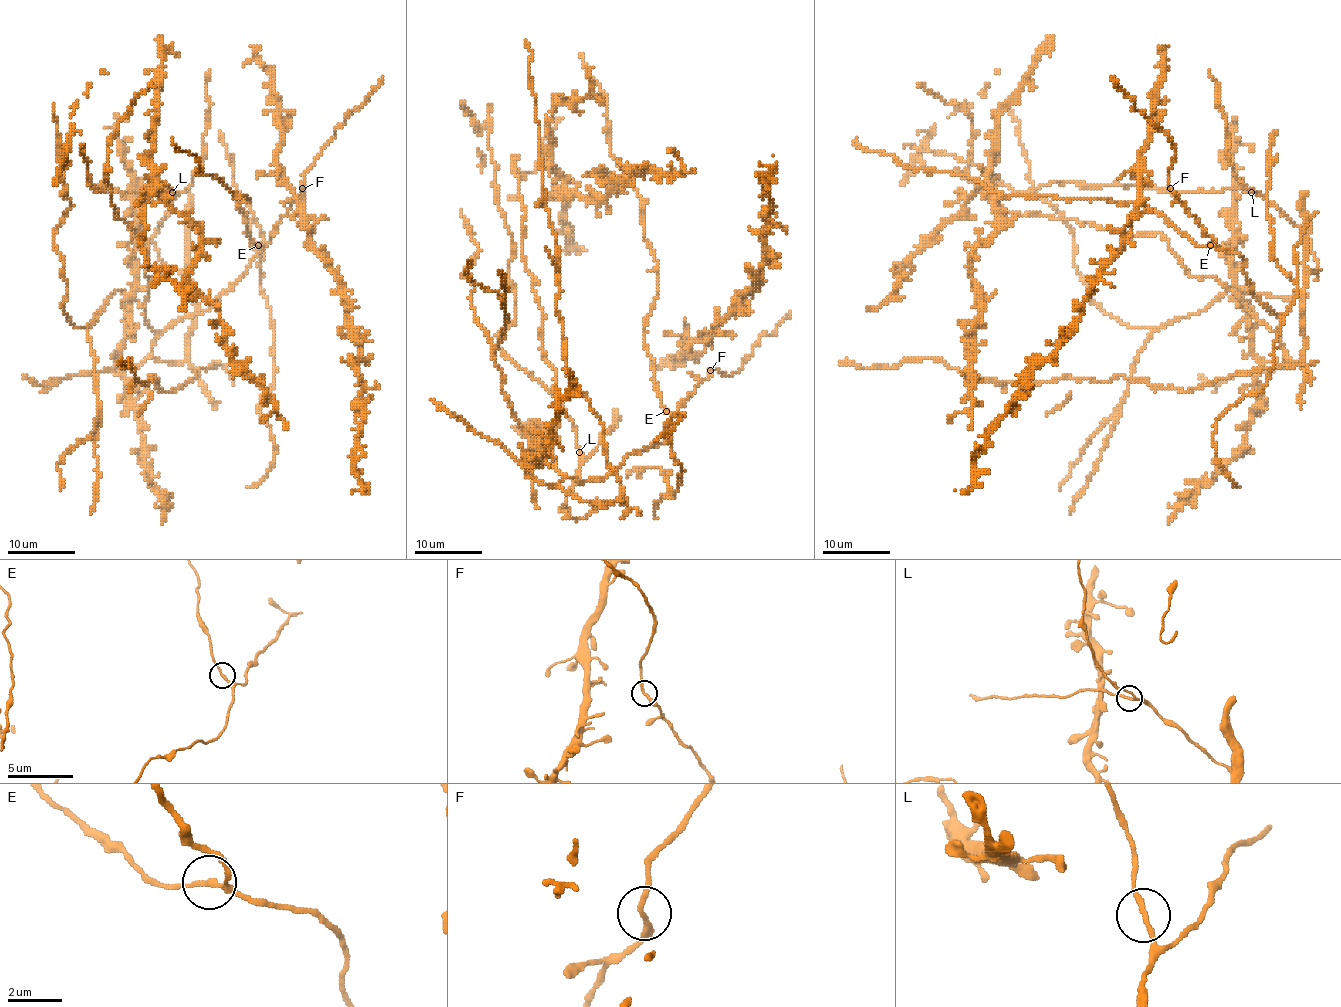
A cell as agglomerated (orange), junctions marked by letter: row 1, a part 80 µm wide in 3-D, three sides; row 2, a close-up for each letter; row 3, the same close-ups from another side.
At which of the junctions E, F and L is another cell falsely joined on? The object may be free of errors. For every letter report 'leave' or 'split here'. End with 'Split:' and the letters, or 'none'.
E: leave
F: leave
L: leave
Split: none

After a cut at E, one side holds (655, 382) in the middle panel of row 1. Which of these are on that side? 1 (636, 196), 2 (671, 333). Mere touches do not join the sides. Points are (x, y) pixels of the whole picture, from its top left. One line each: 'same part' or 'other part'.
1: same part
2: other part

